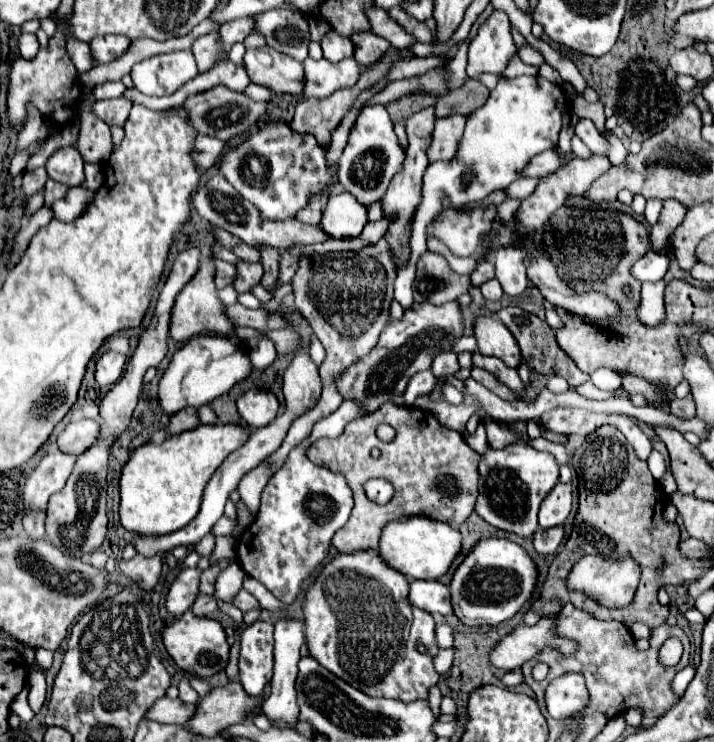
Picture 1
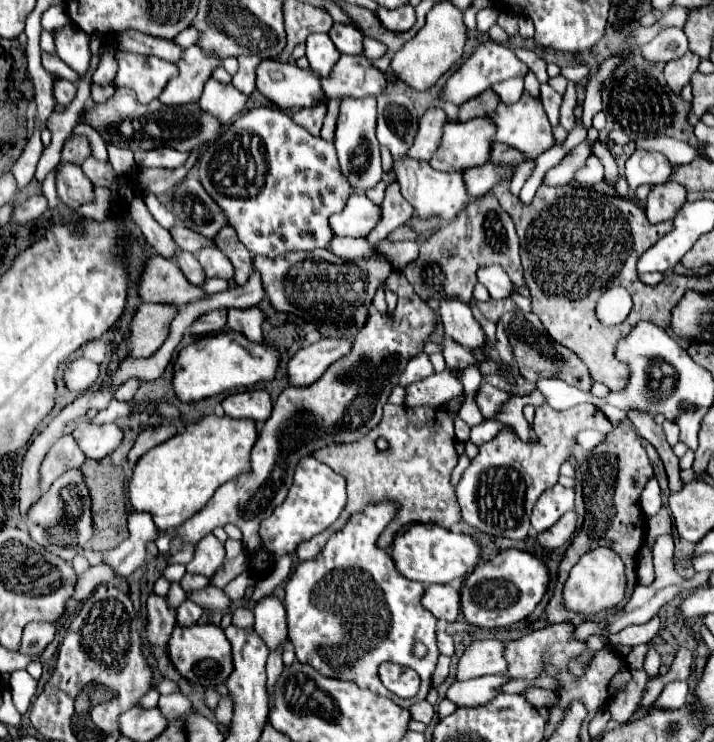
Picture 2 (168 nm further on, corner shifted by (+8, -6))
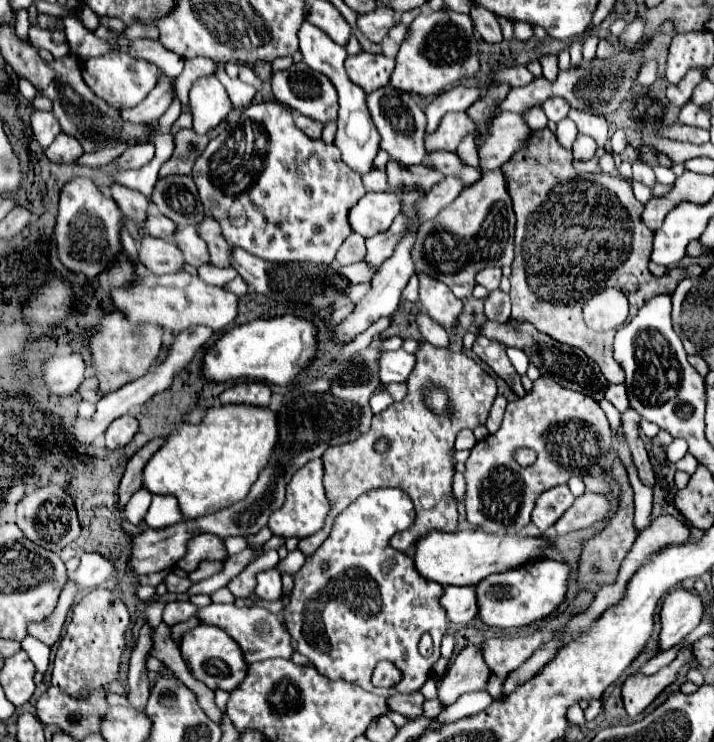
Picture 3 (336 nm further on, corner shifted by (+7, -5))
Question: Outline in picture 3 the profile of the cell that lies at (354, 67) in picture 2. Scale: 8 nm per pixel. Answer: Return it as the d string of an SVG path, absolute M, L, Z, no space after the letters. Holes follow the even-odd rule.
M359 53L347 57L345 69L353 83L357 83L365 93L371 93L389 83L391 73L395 69L395 59L385 57L381 53L379 55Z

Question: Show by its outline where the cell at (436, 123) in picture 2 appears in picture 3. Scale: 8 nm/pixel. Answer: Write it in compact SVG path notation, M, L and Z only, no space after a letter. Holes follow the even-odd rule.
M447 113L439 123L437 131L425 137L425 147L427 151L457 151L457 145L463 141L463 137L473 135L475 131L477 125L471 119L467 119L467 113Z

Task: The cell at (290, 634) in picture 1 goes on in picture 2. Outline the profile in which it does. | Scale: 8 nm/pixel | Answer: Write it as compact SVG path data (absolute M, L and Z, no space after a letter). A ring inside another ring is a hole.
M264 596L254 608L254 616L256 616L254 630L266 642L270 652L290 642L286 610L284 610L284 604L276 596Z

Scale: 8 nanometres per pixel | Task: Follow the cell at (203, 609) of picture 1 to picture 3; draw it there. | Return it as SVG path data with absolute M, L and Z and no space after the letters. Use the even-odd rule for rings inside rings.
M177 599L177 601L165 603L163 623L175 625L175 623L181 623L181 621L193 617L195 613L197 613L197 607L195 607L195 605L191 605L187 599Z

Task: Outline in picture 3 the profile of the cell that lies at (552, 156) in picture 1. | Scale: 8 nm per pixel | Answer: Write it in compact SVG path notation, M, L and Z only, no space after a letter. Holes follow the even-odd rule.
M431 151L431 153L427 153L425 165L431 165L431 169L439 169L443 175L461 177L465 185L471 185L481 177L481 173L477 169L465 165L457 157L457 153L451 153L451 151Z

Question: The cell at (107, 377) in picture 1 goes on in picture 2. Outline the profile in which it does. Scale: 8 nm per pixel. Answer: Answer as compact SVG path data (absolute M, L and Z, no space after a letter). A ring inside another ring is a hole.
M78 358L70 362L68 370L64 372L64 382L68 390L76 390L76 392L90 390L98 378L100 378L100 364L88 358Z

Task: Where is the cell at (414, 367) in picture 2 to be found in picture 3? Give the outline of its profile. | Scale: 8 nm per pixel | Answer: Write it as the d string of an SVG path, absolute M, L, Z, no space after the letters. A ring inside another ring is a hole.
M403 349L383 351L379 355L381 383L403 383L415 367L415 357Z

